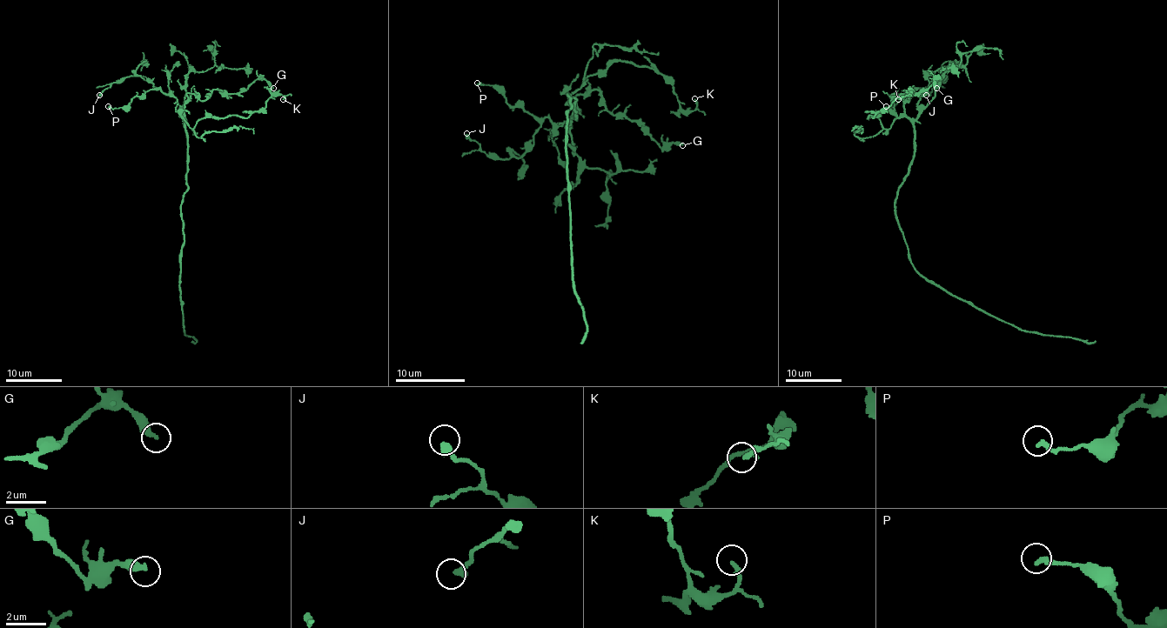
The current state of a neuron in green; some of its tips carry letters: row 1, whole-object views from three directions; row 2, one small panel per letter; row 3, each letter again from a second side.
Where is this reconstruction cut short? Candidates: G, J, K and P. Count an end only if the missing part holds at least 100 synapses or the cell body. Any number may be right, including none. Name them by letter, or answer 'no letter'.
no letter

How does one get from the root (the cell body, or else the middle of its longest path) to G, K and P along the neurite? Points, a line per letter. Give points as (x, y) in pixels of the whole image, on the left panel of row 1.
G: (181, 210), (188, 187), (186, 95), (204, 100), (214, 89), (239, 93), (256, 79), (273, 88)
K: (181, 210), (188, 187), (184, 117), (193, 128), (206, 117), (249, 117), (273, 95), (283, 95), (283, 99)
P: (181, 210), (188, 187), (188, 135), (177, 100), (151, 89), (126, 106), (108, 106)

